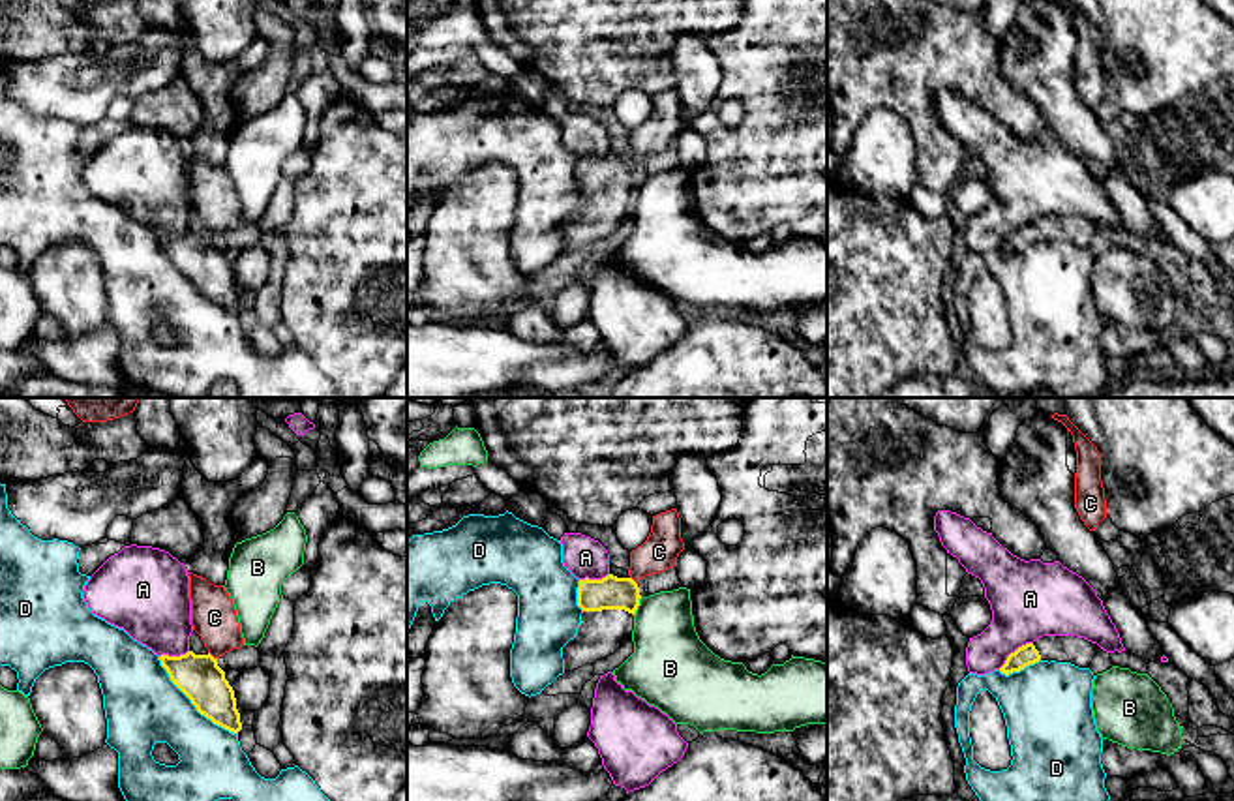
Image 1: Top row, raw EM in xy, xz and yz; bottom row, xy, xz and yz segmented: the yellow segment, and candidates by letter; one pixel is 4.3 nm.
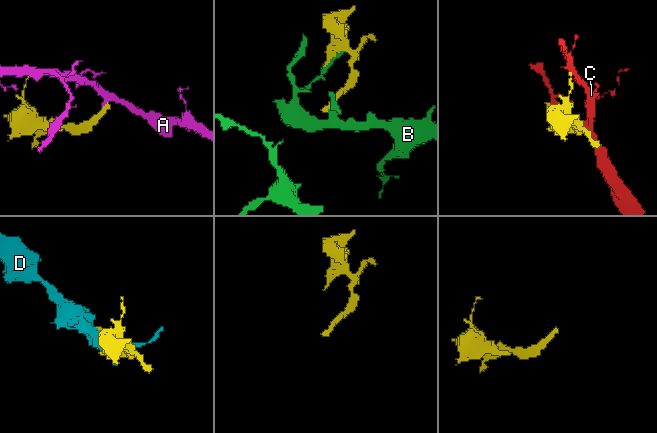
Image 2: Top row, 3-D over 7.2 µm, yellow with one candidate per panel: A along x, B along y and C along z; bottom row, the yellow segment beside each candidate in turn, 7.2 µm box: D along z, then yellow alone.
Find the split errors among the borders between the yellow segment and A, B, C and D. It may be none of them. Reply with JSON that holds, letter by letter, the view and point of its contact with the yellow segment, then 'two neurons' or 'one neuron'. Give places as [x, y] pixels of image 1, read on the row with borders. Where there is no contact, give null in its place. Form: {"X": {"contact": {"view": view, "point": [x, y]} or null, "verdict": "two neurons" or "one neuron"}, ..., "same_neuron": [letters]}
{"A": {"contact": {"view": "yz", "point": [1015, 651]}, "verdict": "two neurons"}, "B": {"contact": {"view": "xz", "point": [638, 604]}, "verdict": "two neurons"}, "C": {"contact": {"view": "xy", "point": [210, 655]}, "verdict": "two neurons"}, "D": {"contact": {"view": "xy", "point": [192, 702]}, "verdict": "two neurons"}, "same_neuron": []}

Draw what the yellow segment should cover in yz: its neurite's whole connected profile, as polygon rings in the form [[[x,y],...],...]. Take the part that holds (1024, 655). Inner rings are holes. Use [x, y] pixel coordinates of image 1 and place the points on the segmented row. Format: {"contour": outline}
{"contour": [[[1043,636],[1033,643],[1026,643],[1011,653],[1000,672],[1009,675],[1039,660],[1071,662],[1078,668],[1090,668],[1093,657],[1101,651],[1103,649],[1097,643],[1091,643],[1084,638]]]}

